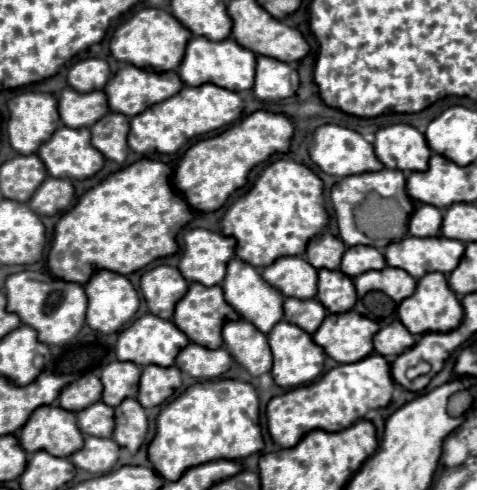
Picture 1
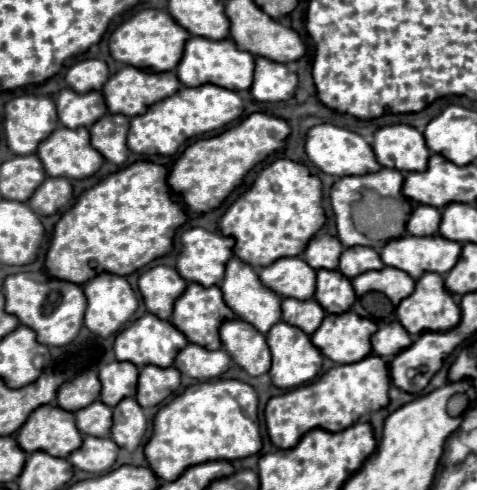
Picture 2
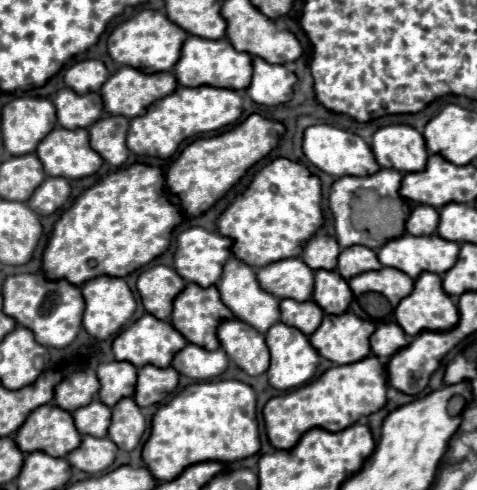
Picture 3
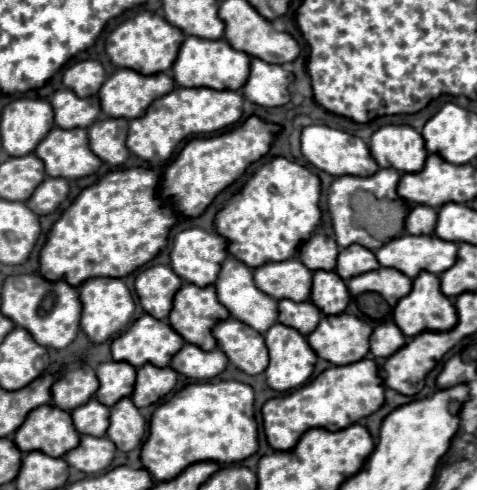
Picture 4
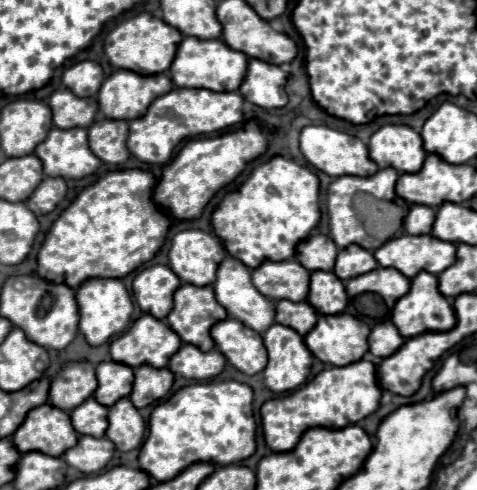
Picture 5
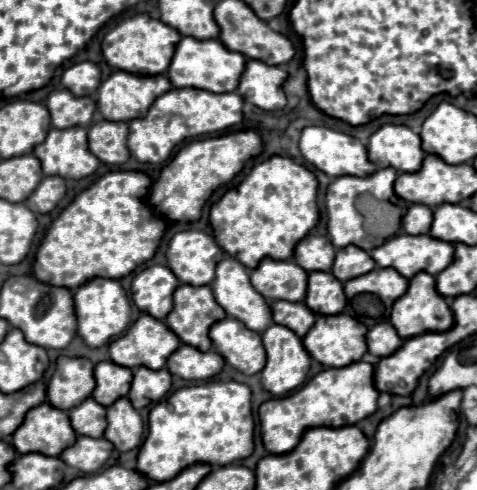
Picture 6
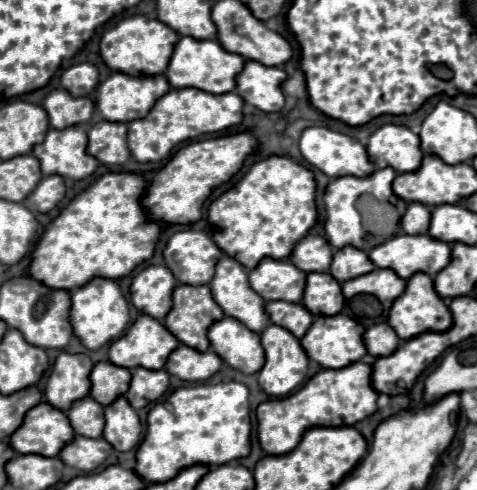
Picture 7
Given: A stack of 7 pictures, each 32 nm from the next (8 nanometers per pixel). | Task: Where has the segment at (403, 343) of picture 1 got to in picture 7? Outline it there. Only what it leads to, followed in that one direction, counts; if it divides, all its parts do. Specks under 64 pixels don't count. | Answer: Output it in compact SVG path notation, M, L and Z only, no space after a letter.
M382 322L382 324L374 324L372 328L366 330L364 344L366 344L368 354L380 358L380 356L390 356L398 348L400 338L396 336L396 332L390 324Z

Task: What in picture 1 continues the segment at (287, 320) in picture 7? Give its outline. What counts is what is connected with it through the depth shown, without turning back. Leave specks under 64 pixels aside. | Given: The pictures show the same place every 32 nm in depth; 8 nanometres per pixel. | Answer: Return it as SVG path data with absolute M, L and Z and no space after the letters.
M286 298L284 300L284 320L304 328L306 332L314 334L326 316L326 308L318 298L300 300L300 298Z

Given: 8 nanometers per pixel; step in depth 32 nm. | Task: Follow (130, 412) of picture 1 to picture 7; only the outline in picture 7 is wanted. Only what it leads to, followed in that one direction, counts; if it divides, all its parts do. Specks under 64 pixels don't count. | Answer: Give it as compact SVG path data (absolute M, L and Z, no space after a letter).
M124 396L106 408L106 428L102 438L108 440L118 452L128 452L138 446L142 422Z

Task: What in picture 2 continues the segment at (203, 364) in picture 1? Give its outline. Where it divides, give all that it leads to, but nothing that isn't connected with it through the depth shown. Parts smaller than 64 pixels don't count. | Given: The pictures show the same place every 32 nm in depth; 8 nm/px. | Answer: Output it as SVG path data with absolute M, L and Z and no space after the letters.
M188 344L184 350L178 352L174 366L196 380L210 380L218 378L228 370L230 356L226 350L206 350L198 344Z

